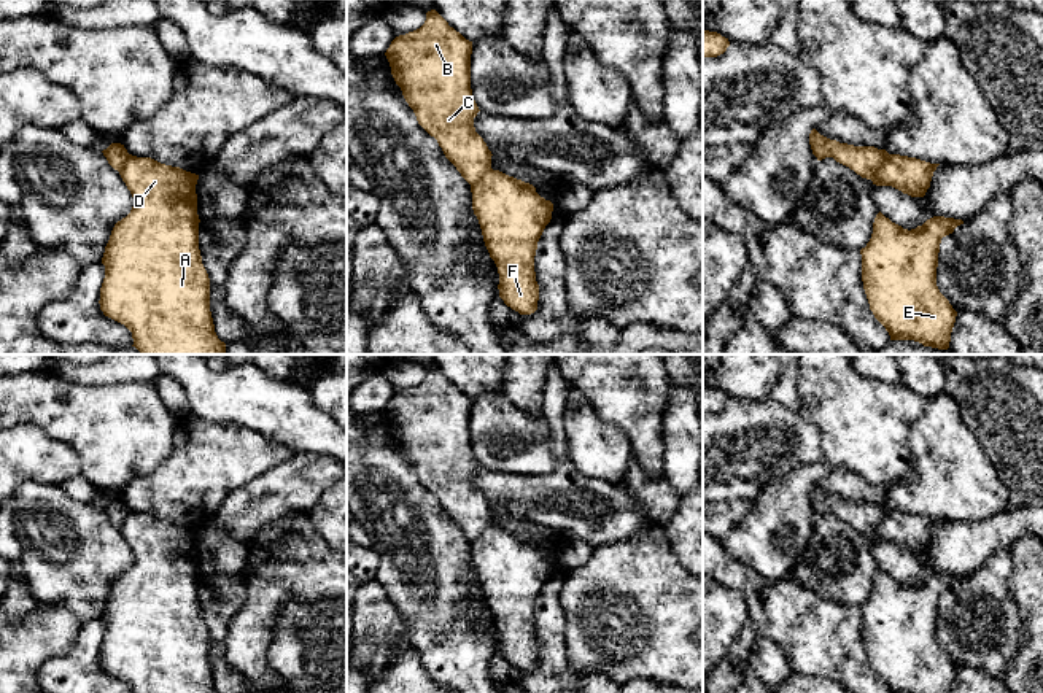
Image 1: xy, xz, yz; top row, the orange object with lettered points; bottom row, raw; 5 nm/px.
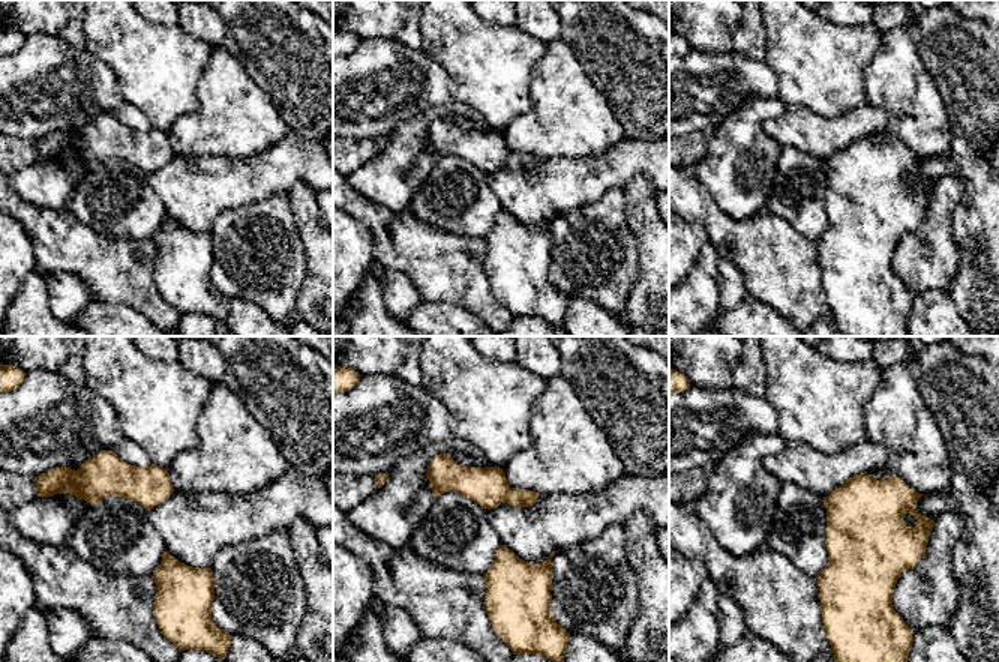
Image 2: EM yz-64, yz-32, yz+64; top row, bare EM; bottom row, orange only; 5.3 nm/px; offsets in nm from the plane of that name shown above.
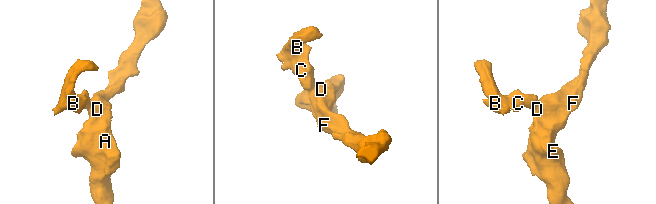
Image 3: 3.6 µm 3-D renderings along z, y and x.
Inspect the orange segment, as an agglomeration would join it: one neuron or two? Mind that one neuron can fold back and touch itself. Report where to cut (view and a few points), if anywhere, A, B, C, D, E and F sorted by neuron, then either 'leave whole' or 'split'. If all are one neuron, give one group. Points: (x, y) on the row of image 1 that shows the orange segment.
cut yz (889, 154), (872, 180); groups A D E F / B C; split

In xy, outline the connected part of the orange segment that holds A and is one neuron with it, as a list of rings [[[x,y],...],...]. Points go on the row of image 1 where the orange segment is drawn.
[[[132,154],[119,175],[134,207],[114,224],[105,246],[100,310],[132,332],[132,346],[142,354],[226,354],[226,343],[215,332],[210,278],[199,250],[199,175]]]

